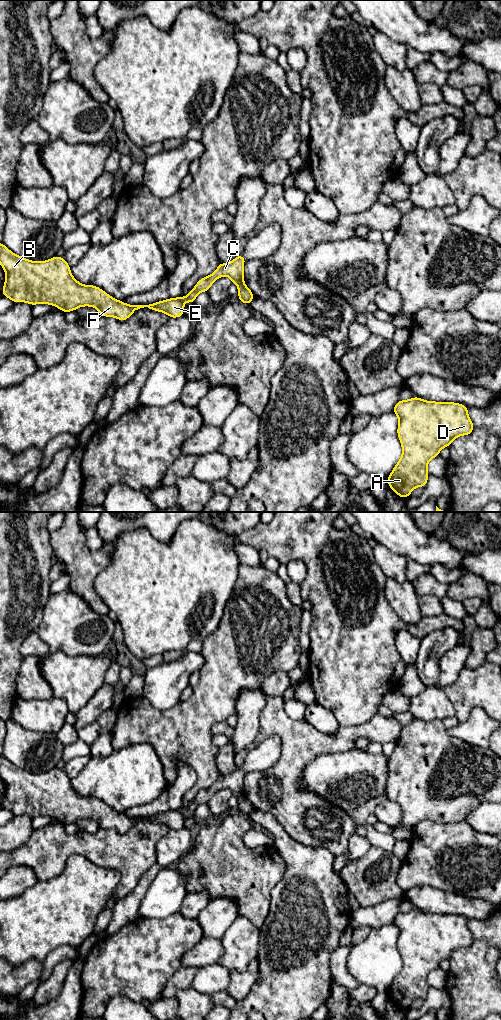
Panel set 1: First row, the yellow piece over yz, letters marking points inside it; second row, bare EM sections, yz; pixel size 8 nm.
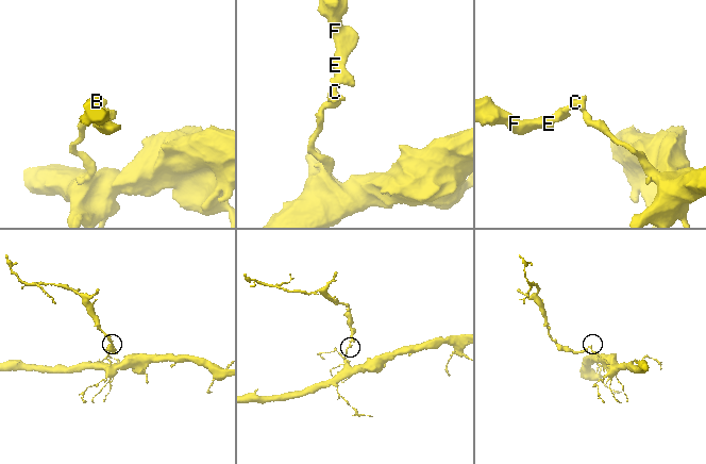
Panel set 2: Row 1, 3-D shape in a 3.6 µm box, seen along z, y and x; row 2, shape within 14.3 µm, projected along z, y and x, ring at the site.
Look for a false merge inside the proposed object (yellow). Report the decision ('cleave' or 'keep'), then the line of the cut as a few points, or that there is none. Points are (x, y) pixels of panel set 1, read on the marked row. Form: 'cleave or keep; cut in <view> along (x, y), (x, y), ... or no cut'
cleave; cut in yz along (243, 282), (238, 285)

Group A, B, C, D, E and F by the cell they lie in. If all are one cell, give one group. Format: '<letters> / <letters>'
A D / B C E F

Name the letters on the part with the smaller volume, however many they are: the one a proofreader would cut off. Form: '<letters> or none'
B, C, E, F

